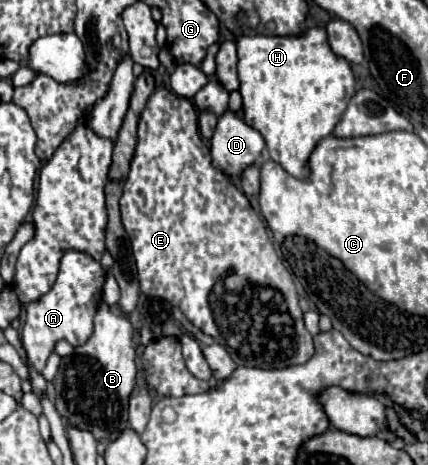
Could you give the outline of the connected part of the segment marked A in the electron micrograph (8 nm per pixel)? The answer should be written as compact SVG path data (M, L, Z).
M67 250L61 258L59 274L53 288L41 296L37 302L25 306L25 324L21 330L21 342L27 350L27 358L41 372L53 346L59 340L67 340L71 346L81 346L93 334L93 316L101 302L105 268L85 252Z

